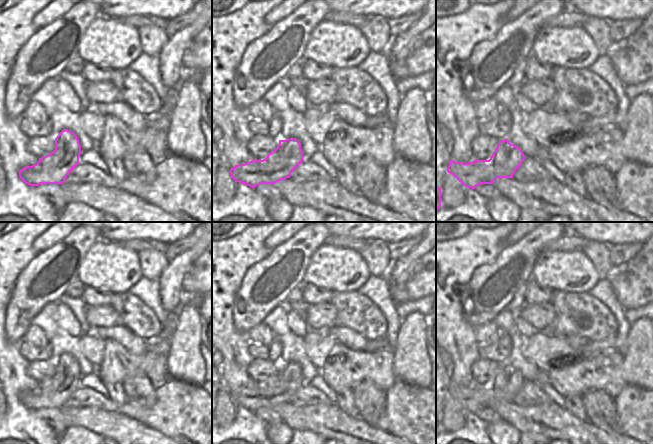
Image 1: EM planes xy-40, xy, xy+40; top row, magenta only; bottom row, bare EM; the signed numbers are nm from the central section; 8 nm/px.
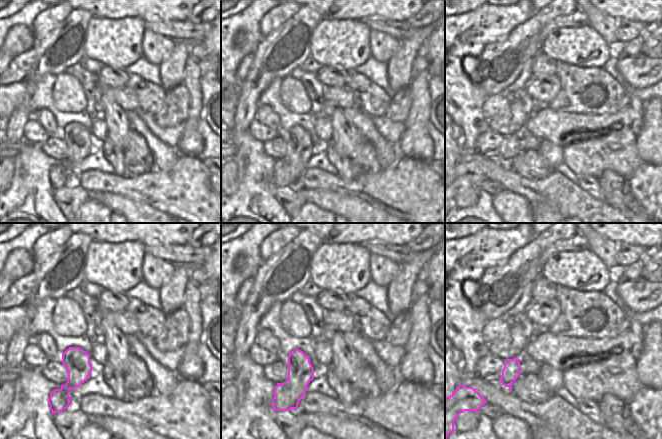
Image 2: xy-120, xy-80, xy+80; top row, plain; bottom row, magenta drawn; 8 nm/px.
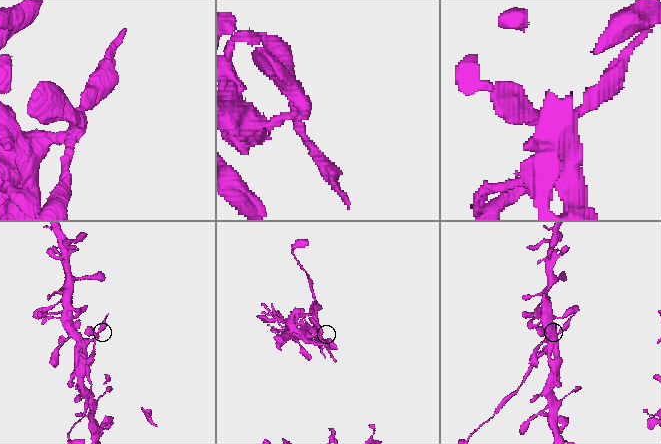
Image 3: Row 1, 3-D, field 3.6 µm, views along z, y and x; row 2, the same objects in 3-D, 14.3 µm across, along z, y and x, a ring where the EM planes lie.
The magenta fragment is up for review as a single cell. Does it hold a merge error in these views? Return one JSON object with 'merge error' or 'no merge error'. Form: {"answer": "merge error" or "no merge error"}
{"answer": "merge error"}

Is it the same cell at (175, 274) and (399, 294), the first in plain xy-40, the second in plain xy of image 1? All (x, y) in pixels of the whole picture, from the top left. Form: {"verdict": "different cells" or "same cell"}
{"verdict": "different cells"}

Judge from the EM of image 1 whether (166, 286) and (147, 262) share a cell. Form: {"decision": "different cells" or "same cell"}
{"decision": "different cells"}

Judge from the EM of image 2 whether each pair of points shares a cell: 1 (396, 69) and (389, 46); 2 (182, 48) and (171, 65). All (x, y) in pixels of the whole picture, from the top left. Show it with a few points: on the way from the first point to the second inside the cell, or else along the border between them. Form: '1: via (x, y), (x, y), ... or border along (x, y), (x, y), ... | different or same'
1: border along (400, 41), (398, 49), (386, 63) | different
2: via (181, 52), (175, 61) | same

